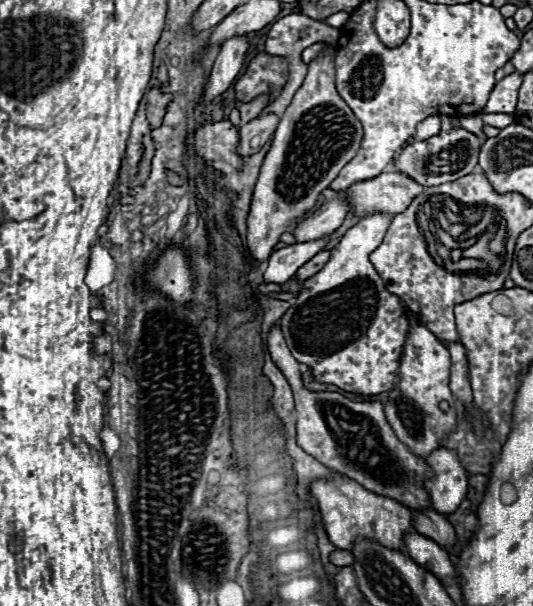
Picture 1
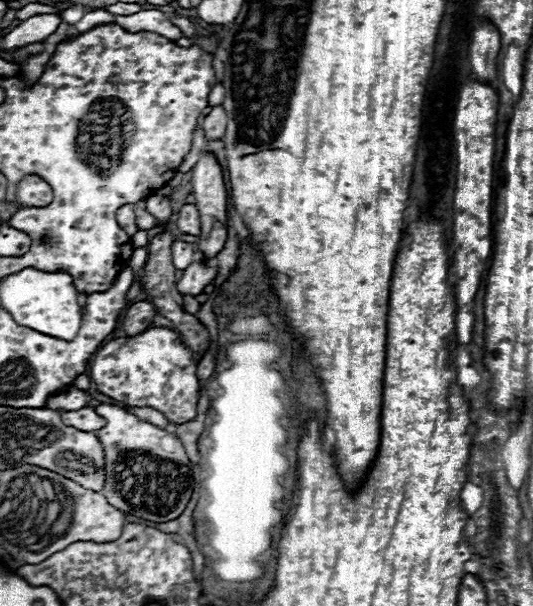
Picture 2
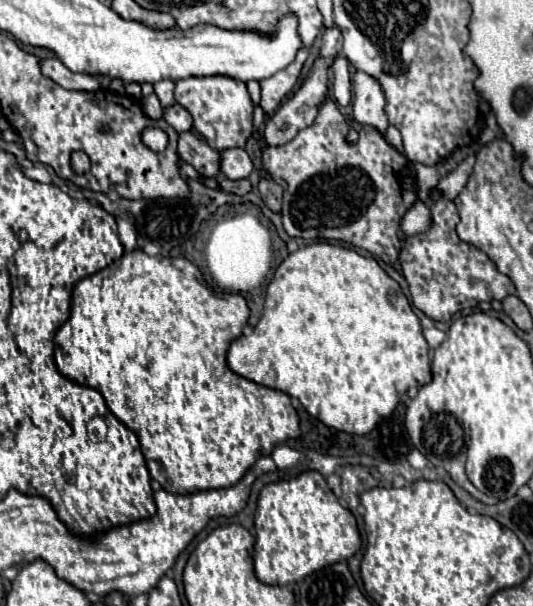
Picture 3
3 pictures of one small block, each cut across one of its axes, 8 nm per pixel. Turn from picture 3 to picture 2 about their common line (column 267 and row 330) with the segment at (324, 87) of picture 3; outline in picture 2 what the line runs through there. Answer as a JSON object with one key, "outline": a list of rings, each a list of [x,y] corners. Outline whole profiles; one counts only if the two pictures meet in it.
{"outline":[[[150,300],[134,302],[128,306],[128,310],[122,318],[122,330],[126,332],[126,336],[142,334],[152,324],[150,318],[154,318],[154,316],[156,316],[156,306]]]}

